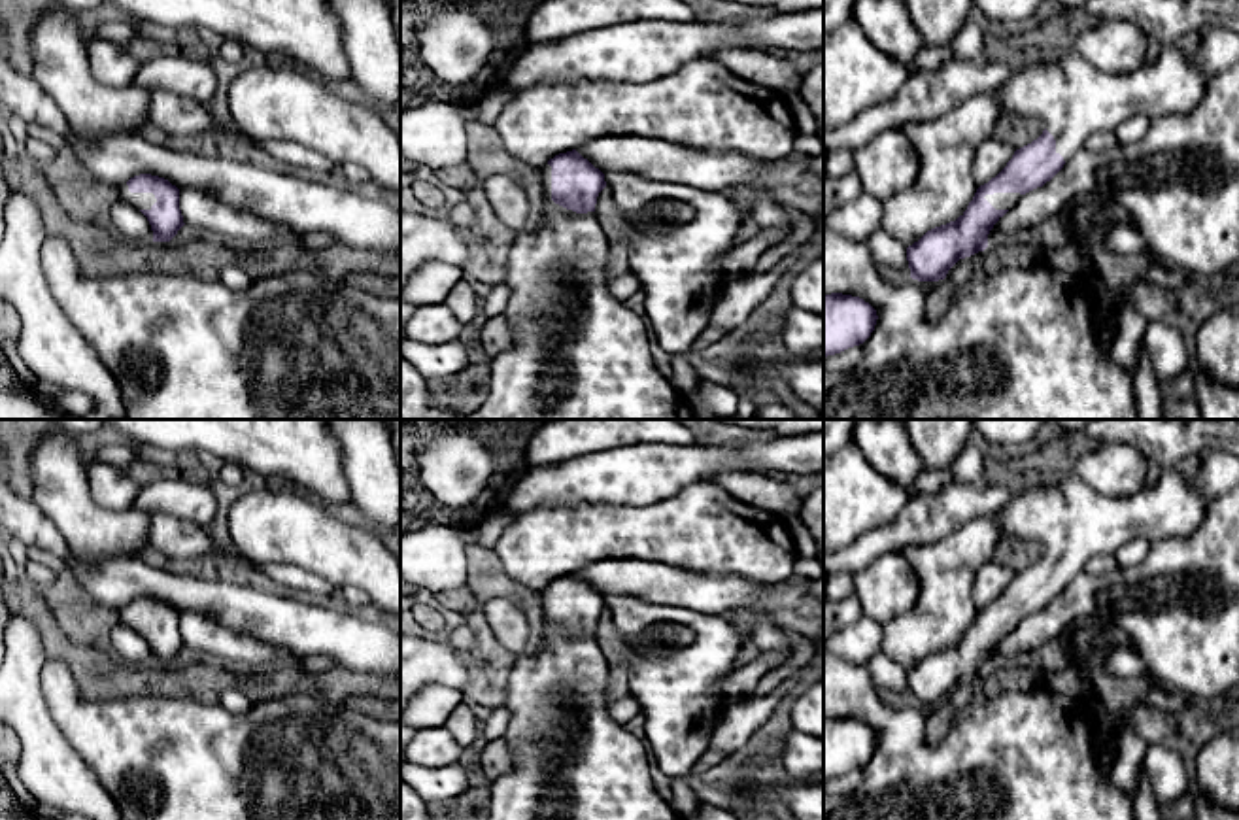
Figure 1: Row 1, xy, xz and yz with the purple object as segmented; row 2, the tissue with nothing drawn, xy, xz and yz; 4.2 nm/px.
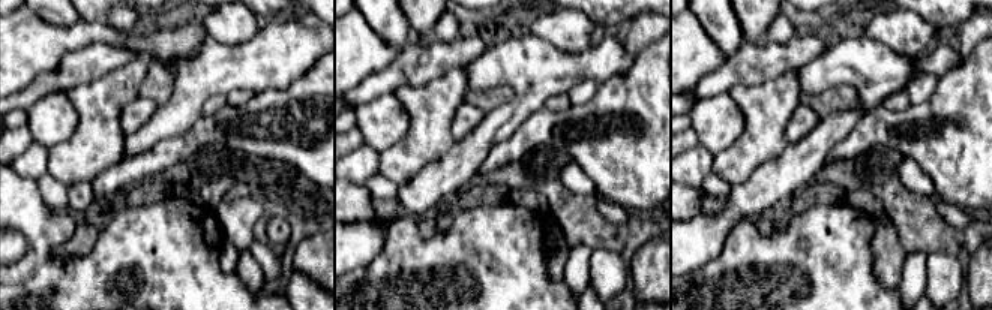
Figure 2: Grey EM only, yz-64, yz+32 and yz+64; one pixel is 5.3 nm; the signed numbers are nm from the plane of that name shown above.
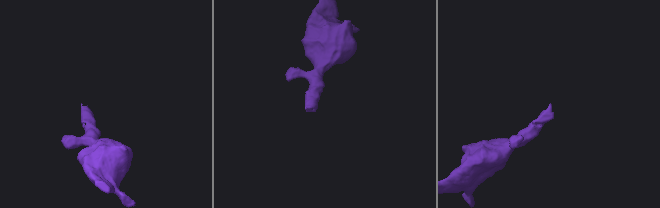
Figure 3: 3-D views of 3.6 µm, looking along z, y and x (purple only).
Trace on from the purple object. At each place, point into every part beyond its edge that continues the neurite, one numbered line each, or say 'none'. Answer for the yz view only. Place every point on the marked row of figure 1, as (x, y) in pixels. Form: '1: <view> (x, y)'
1: yz (1000, 201)

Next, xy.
1: xy (142, 201)

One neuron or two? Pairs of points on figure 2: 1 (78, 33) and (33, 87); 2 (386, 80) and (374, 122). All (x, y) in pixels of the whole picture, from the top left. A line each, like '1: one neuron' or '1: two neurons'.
1: two neurons
2: two neurons

